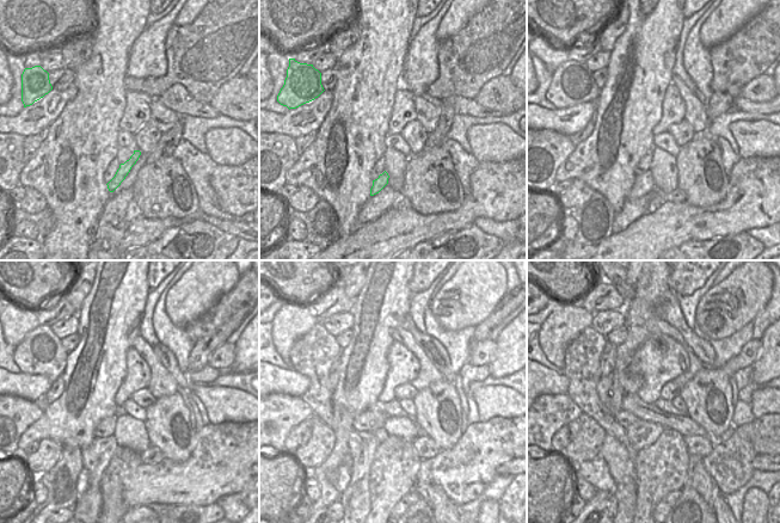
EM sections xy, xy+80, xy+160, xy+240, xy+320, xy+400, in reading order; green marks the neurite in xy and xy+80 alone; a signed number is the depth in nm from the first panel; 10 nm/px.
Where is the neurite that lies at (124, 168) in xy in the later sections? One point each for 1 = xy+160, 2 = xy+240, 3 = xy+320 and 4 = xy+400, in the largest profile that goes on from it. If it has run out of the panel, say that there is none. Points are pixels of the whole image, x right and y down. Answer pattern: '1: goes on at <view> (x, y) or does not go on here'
1: goes on at xy+160 (643, 183)
2: goes on at xy+240 (96, 457)
3: goes on at xy+320 (355, 499)
4: goes on at xy+400 (582, 357)

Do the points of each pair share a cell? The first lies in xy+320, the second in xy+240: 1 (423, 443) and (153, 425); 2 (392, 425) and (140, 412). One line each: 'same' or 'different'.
1: different
2: different

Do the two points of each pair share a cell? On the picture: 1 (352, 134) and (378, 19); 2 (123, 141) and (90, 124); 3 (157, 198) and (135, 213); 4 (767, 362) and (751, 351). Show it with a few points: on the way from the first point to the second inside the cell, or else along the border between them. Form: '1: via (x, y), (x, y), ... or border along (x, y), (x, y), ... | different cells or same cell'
1: via (362, 105), (368, 73), (378, 56), (378, 48) | same cell
2: border along (120, 130), (117, 134), (118, 147) | different cells
3: border along (133, 200), (143, 215) | different cells
4: border along (761, 340), (760, 355), (751, 364) | different cells

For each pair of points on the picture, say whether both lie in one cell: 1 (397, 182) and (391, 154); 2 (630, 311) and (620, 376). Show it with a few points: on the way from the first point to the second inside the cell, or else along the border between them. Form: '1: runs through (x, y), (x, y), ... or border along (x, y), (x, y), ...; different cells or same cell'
1: runs through (395, 174), (395, 161); same cell
2: runs through (633, 327), (633, 342), (624, 352), (622, 360); same cell

